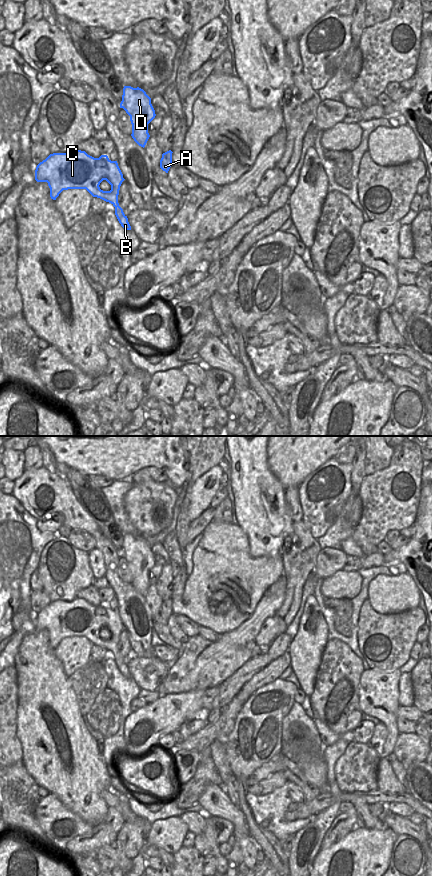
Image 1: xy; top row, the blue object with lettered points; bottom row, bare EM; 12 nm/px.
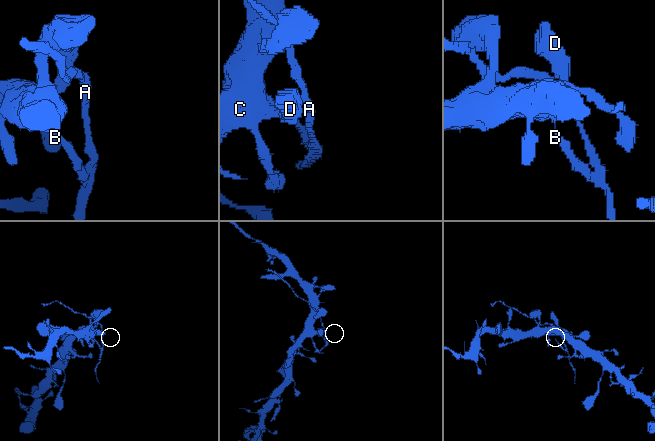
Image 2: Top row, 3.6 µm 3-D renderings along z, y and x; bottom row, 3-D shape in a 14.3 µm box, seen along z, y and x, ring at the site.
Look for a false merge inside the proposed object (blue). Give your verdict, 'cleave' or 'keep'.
cleave

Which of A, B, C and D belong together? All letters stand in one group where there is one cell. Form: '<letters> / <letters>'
A B / C D

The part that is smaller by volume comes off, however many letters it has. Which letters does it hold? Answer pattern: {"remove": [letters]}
{"remove": ["A", "B"]}

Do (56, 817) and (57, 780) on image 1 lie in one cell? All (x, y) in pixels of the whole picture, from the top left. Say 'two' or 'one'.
two

